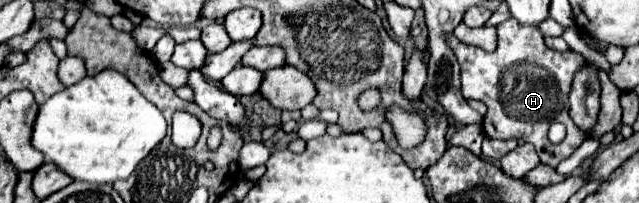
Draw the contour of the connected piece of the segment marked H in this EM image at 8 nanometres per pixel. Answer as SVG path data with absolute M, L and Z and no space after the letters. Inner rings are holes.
M513 18L507 20L507 24L501 24L499 28L495 52L485 52L479 46L465 44L455 34L449 36L449 46L453 48L453 52L457 52L457 60L461 66L463 96L481 100L487 106L487 114L483 120L485 134L489 138L517 138L535 144L541 162L549 164L551 168L557 168L561 160L569 158L581 146L583 140L601 138L605 132L617 128L621 122L621 90L617 90L617 86L609 80L609 74L605 70L599 70L603 100L597 124L589 132L583 132L573 124L569 116L569 88L575 72L579 72L587 64L587 60L573 50L557 52L547 48L543 36L535 26L521 26ZM553 122L561 122L567 128L565 140L561 144L553 144L547 136L549 126Z

